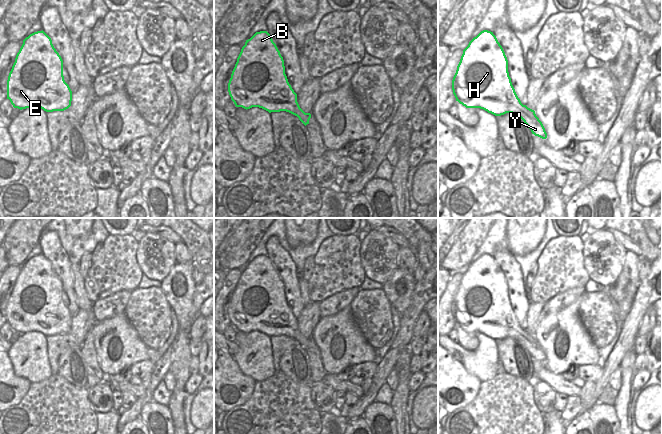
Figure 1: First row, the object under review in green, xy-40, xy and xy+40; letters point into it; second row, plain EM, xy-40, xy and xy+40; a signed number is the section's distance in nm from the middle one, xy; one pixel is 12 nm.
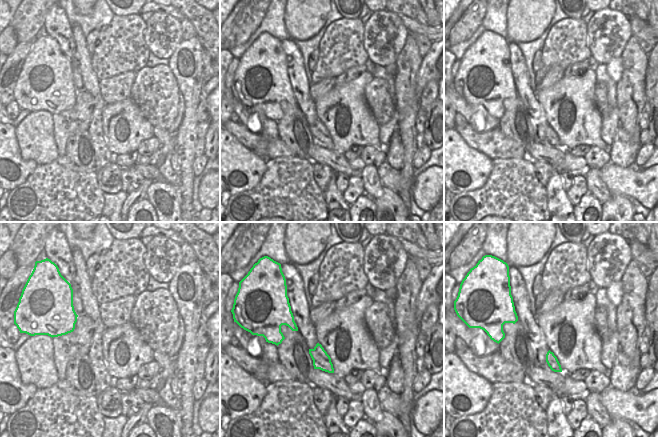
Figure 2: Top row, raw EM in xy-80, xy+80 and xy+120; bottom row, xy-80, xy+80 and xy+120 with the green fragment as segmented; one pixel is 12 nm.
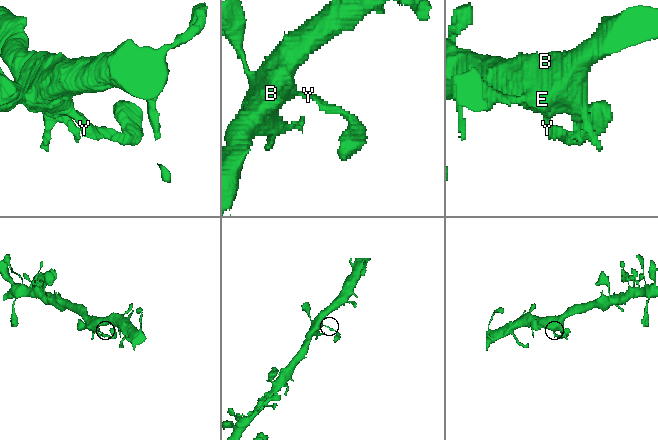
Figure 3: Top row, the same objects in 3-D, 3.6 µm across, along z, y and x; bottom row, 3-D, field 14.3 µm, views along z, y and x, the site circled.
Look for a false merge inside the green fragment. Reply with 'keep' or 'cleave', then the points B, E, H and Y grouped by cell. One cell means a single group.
keep; groups B E H Y

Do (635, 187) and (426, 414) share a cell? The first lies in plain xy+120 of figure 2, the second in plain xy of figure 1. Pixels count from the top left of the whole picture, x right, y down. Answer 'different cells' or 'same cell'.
same cell

